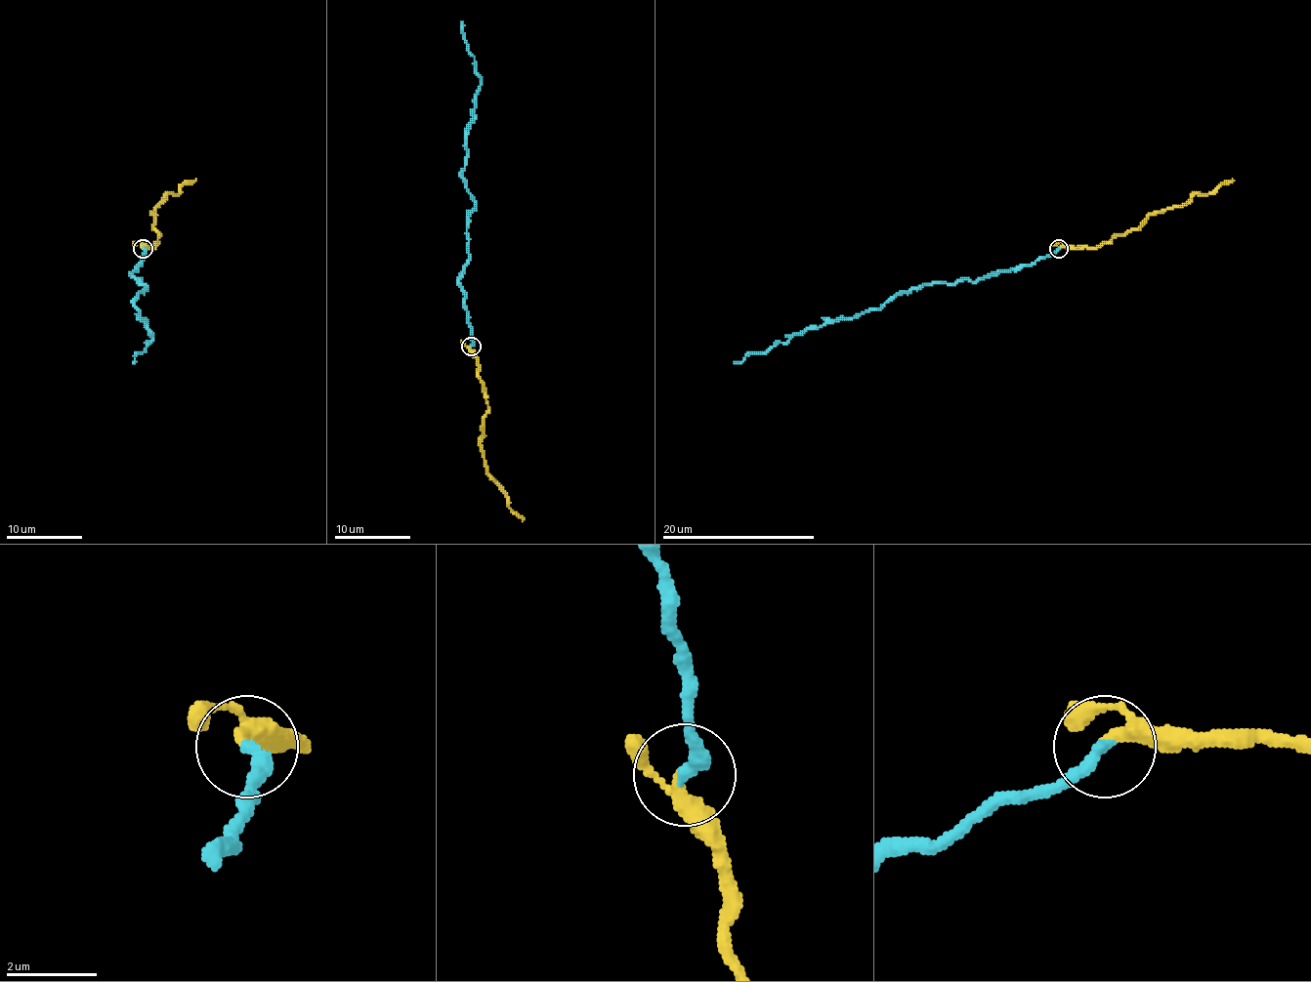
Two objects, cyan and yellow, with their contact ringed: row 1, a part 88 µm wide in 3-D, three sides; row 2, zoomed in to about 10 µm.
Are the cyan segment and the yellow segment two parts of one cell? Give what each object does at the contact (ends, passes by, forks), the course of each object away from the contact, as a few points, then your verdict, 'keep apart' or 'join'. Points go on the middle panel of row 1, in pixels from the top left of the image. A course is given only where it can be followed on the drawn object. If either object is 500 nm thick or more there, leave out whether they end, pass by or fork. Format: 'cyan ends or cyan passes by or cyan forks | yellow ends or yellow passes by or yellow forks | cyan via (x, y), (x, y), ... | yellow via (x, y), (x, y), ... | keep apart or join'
cyan ends | yellow passes by | cyan via (470, 346), (459, 273), (469, 258), (467, 214), (474, 207), (463, 176), (467, 125), (480, 83), (461, 21) | yellow via (470, 346), (487, 401), (480, 437), (486, 471), (497, 483), (507, 502), (524, 519) | join

